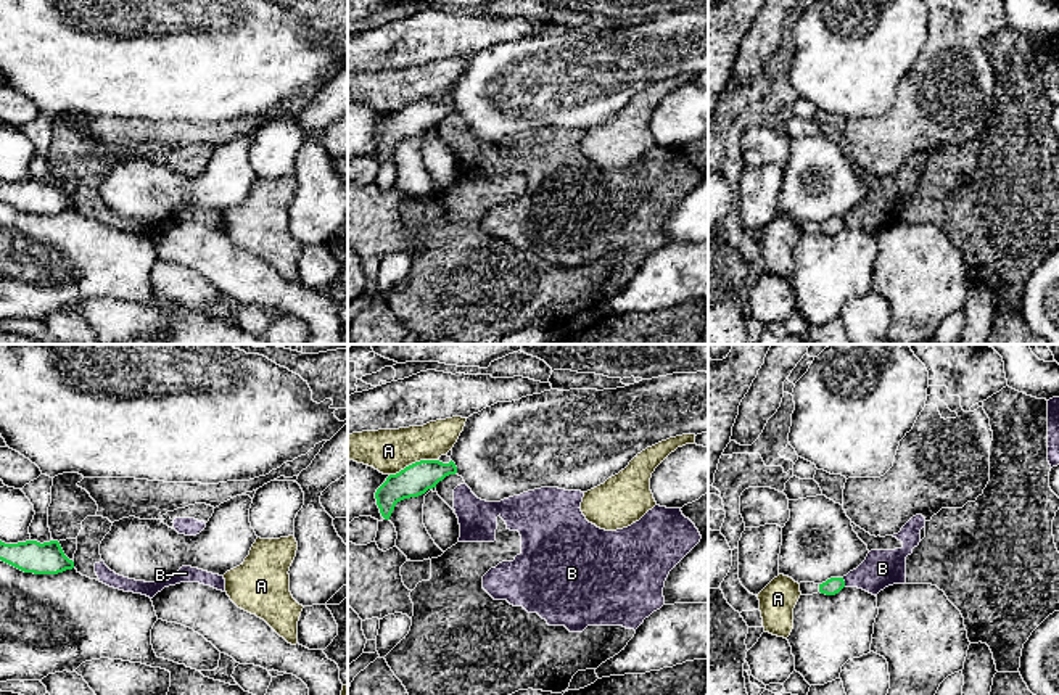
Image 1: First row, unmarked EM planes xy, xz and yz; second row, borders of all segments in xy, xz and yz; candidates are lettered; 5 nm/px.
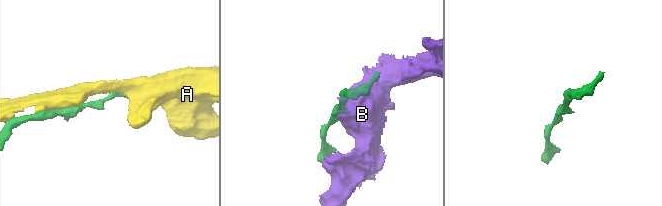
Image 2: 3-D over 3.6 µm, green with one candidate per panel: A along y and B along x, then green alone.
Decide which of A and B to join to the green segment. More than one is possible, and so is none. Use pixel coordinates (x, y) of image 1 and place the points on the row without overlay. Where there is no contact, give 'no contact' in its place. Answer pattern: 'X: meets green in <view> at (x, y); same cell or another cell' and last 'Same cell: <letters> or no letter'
A: meets green in xz at (412, 103); another cell
B: meets green in yz at (844, 222); another cell
Same cell: no letter

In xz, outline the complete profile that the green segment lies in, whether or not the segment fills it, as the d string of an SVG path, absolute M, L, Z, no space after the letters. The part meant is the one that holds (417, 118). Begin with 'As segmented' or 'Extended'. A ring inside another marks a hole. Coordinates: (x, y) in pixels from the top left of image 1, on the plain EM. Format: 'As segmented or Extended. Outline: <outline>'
As segmented. Outline: M420 100L396 114L389 114L375 132L381 156L389 159L398 142L418 137L428 129L436 127L446 116L455 113L457 106L452 100L449 103L439 100Z

